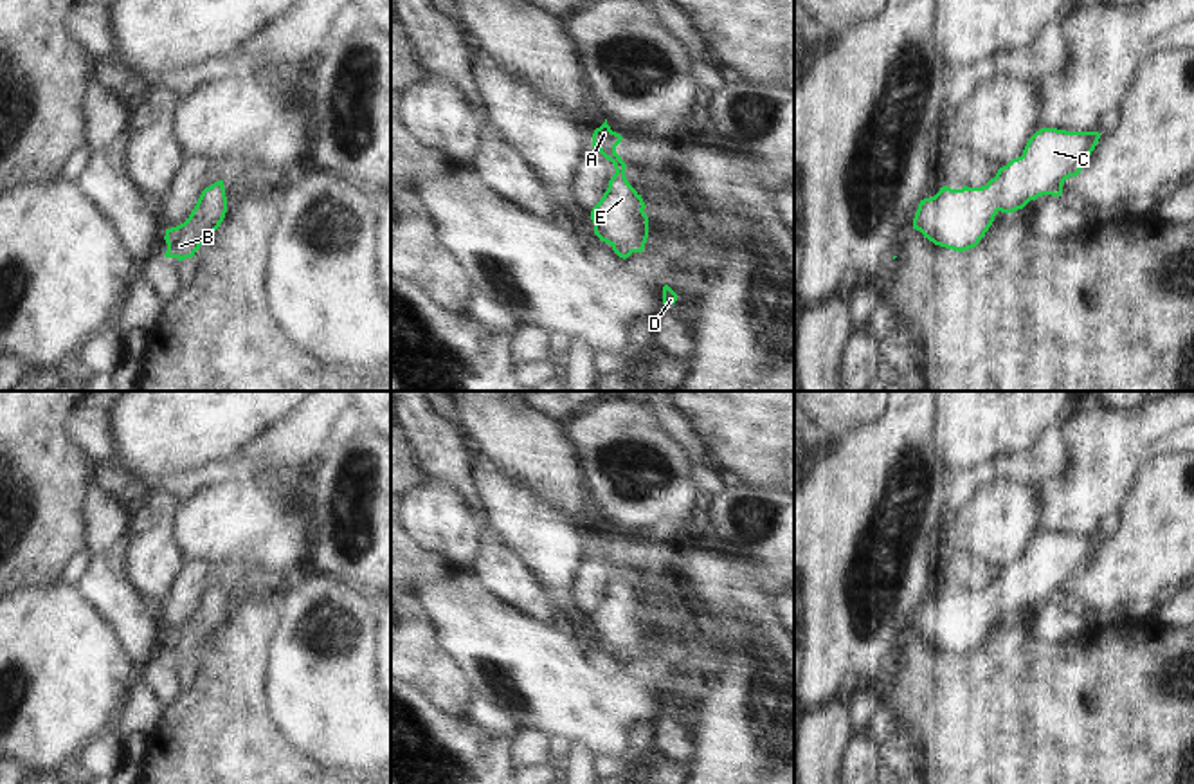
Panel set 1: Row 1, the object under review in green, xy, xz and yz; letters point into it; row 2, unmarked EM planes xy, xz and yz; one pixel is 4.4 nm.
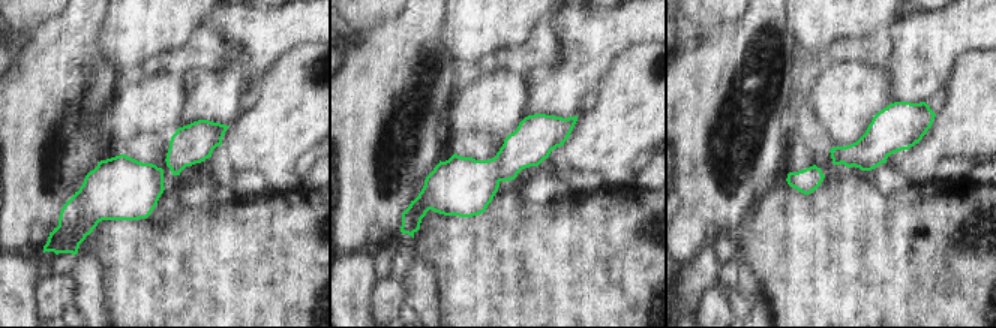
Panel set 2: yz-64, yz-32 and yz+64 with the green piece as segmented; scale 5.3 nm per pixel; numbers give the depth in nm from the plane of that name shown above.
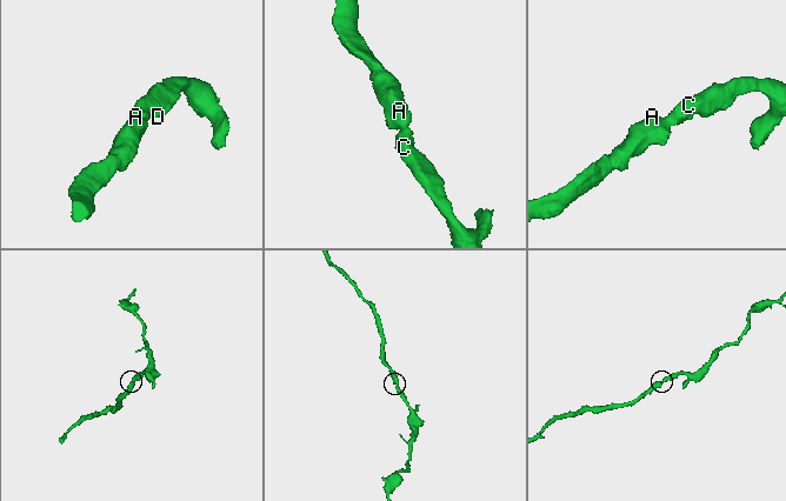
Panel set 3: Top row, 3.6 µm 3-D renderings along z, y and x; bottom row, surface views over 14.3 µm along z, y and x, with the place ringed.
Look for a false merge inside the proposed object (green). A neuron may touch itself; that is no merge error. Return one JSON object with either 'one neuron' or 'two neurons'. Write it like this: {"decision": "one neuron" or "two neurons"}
{"decision": "one neuron"}

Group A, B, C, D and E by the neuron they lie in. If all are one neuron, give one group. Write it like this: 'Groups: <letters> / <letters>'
Groups: A B C D E.

